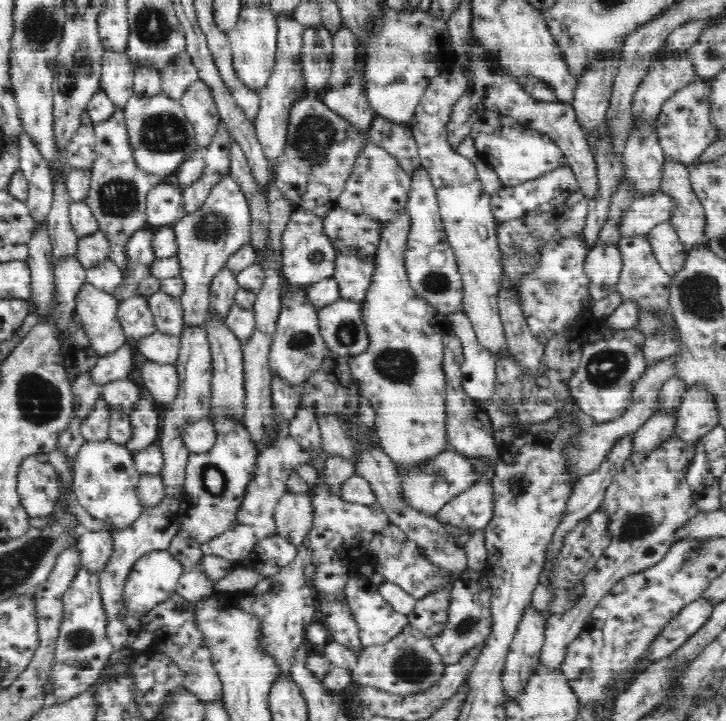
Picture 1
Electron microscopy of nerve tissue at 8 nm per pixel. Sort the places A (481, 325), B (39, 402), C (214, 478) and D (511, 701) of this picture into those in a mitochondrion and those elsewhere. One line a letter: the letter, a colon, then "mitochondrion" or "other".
A: other
B: mitochondrion
C: mitochondrion
D: other

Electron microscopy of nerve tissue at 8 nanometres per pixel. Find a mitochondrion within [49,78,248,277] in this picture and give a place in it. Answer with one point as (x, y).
(162, 133)

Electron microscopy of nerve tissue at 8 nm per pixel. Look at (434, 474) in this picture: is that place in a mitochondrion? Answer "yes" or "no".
yes

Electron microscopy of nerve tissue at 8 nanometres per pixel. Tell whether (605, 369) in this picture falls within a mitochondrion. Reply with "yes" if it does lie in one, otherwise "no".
yes

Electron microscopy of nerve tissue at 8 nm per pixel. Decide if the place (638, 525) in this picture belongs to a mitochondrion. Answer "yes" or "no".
yes

